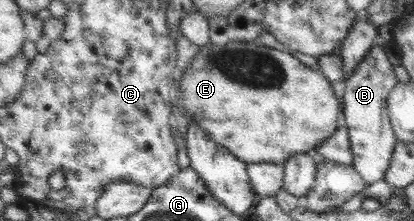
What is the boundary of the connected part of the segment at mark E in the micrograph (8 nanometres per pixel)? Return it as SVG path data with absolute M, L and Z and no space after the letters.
M210 42L207 46L199 46L198 54L194 57L192 64L183 71L183 75L175 84L181 90L179 96L181 97L181 106L185 109L187 115L191 118L191 122L195 120L201 127L209 132L209 135L214 139L214 142L230 149L237 157L240 157L246 163L274 163L284 164L286 160L298 153L306 153L312 148L319 148L319 146L332 136L339 126L343 124L342 114L344 104L340 89L332 83L329 77L324 76L324 73L318 70L312 70L302 64L298 58L288 53L288 50L283 51L277 48L270 48L266 45L259 45L256 43L235 42L228 43L224 46L218 46Z

